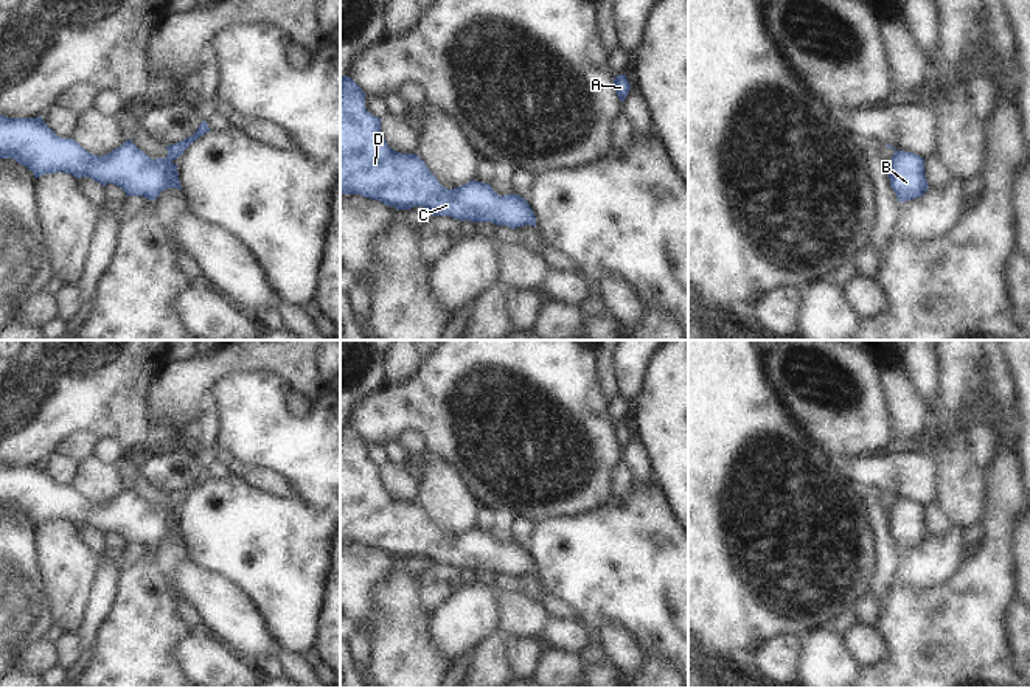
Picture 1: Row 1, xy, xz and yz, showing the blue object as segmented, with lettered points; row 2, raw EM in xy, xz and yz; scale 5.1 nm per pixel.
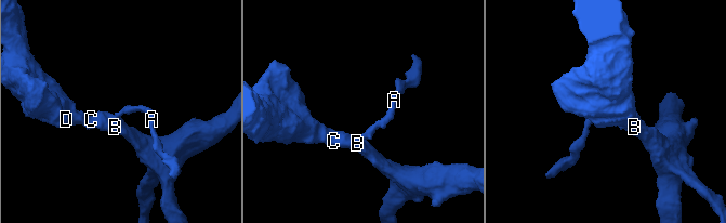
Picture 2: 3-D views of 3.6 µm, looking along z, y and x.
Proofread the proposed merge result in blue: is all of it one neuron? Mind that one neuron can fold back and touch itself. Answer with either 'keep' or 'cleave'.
cleave

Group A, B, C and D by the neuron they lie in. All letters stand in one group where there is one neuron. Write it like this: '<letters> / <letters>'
A / B C D

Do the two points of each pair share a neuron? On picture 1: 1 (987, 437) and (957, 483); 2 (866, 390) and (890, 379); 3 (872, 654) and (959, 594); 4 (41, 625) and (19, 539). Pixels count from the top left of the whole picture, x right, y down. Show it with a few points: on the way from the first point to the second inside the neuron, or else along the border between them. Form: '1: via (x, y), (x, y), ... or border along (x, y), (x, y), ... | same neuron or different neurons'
1: border along (965, 434), (968, 454), (982, 472) | different neurons
2: border along (880, 368), (880, 384), (890, 420) | different neurons
3: border along (875, 628), (886, 656), (861, 667) | different neurons
4: via (19, 603), (19, 561) | same neuron

